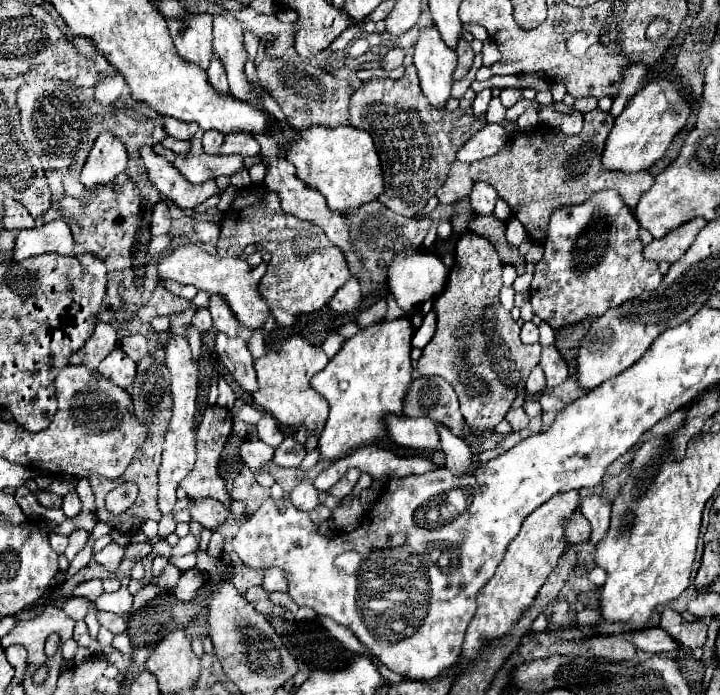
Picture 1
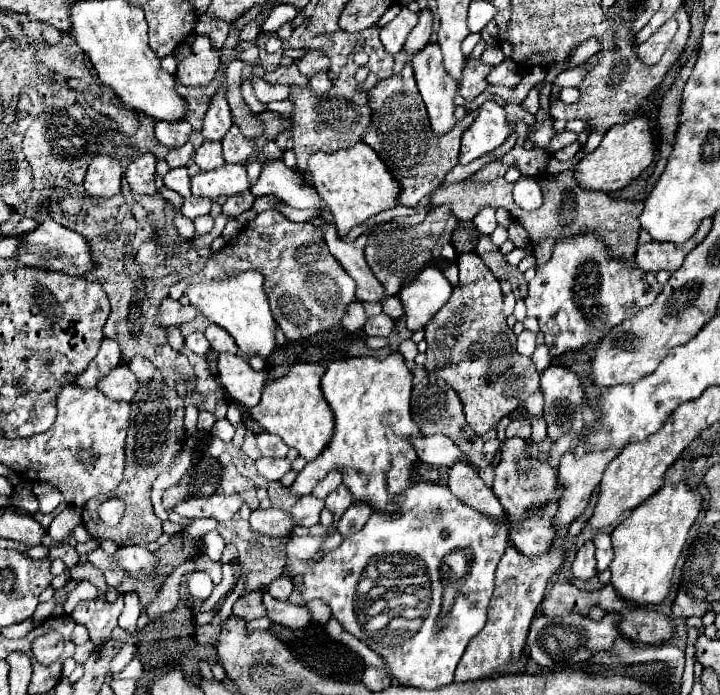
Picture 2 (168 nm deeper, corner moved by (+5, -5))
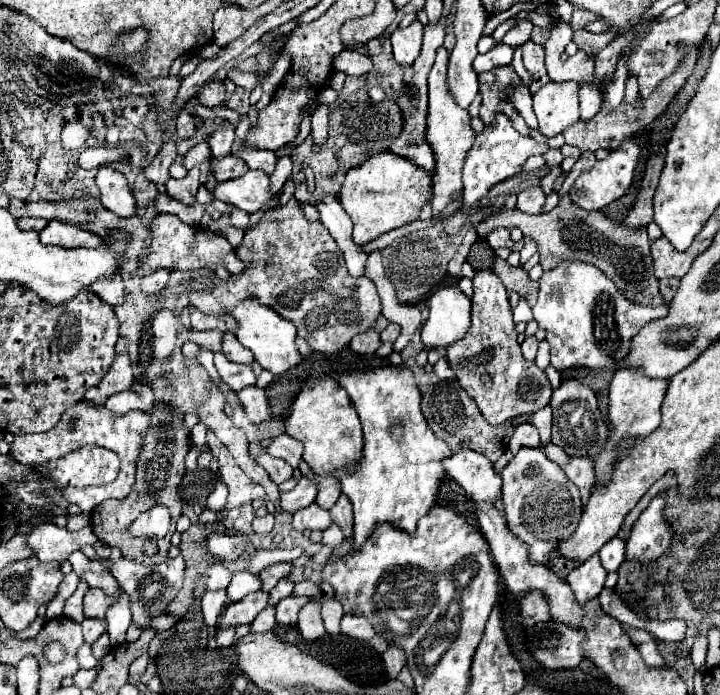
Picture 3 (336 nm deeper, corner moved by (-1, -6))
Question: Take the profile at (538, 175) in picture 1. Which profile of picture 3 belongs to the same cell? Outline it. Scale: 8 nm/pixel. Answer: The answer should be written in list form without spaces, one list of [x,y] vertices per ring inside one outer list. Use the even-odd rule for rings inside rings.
[[[562,196],[552,212],[540,216],[524,214],[518,208],[514,208],[512,212],[506,212],[502,208],[502,212],[494,212],[490,214],[490,218],[480,222],[476,226],[476,232],[480,238],[486,238],[492,232],[492,228],[520,228],[526,238],[532,238],[536,242],[540,254],[540,266],[544,268],[544,272],[556,268],[556,264],[564,260],[580,260],[586,264],[594,264],[596,268],[602,268],[602,272],[616,284],[616,288],[630,302],[644,306],[664,304],[652,268],[650,238],[646,234],[646,228],[632,230],[608,220],[602,212],[586,212],[576,204],[570,204],[568,196]]]

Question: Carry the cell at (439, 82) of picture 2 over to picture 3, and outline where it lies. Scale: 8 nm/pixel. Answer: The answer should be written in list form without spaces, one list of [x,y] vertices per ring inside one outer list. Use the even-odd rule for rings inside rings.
[[[438,48],[436,62],[428,76],[430,102],[428,102],[428,120],[426,120],[426,142],[434,152],[434,198],[432,198],[432,216],[438,218],[446,210],[450,202],[454,202],[454,194],[462,192],[462,166],[466,160],[466,152],[472,148],[474,130],[470,126],[470,114],[464,108],[458,108],[450,100],[450,92],[446,92],[446,68],[448,68],[448,50]]]

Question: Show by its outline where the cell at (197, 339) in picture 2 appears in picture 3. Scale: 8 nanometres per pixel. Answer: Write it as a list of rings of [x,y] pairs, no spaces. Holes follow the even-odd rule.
[[[220,352],[216,354],[214,360],[216,360],[216,368],[218,368],[222,380],[230,386],[230,390],[240,392],[246,386],[256,386],[256,376],[254,376],[250,366],[234,364],[234,362],[226,360],[226,356],[220,354]]]

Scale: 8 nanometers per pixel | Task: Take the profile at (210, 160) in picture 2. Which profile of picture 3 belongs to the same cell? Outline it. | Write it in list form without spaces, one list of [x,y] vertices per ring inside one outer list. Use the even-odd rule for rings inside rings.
[[[226,156],[222,160],[212,160],[210,162],[212,170],[214,170],[214,178],[218,182],[224,182],[224,180],[232,180],[236,176],[242,176],[246,174],[246,164],[242,164],[242,160],[234,158],[234,156]]]

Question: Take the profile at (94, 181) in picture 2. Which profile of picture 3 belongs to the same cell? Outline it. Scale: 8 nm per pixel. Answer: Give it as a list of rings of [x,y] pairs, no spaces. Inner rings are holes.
[[[100,166],[96,174],[96,184],[100,188],[100,202],[106,210],[122,218],[136,216],[136,198],[120,172],[110,166]]]

